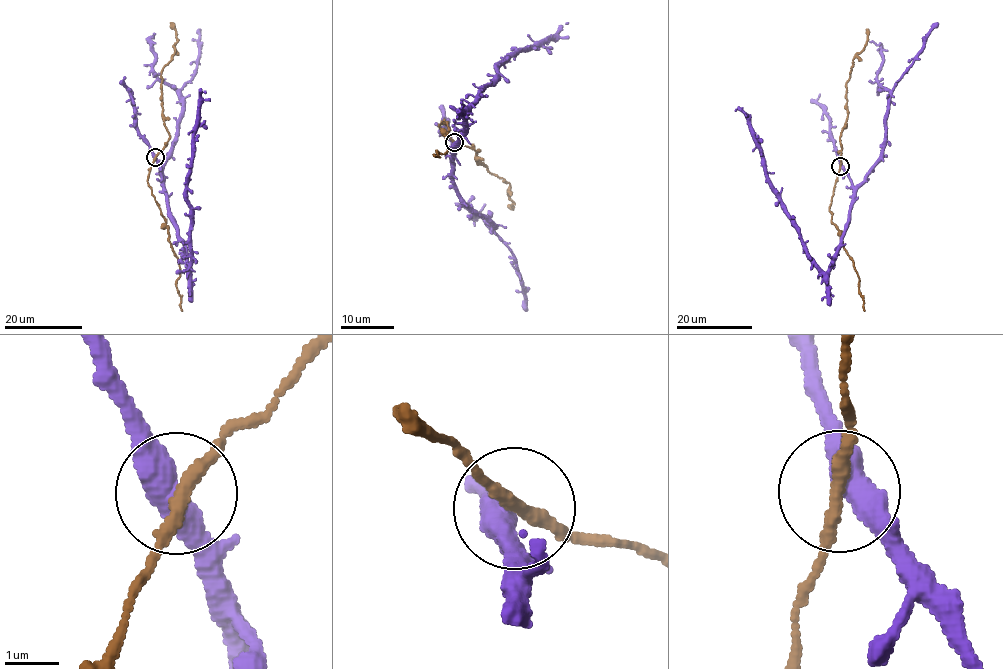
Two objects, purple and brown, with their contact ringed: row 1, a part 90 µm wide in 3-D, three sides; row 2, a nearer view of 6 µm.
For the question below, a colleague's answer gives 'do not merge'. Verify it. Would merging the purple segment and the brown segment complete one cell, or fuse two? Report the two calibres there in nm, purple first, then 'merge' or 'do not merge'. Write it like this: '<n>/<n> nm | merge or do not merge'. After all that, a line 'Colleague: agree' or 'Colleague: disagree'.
480/240 nm | merge
Colleague: disagree

